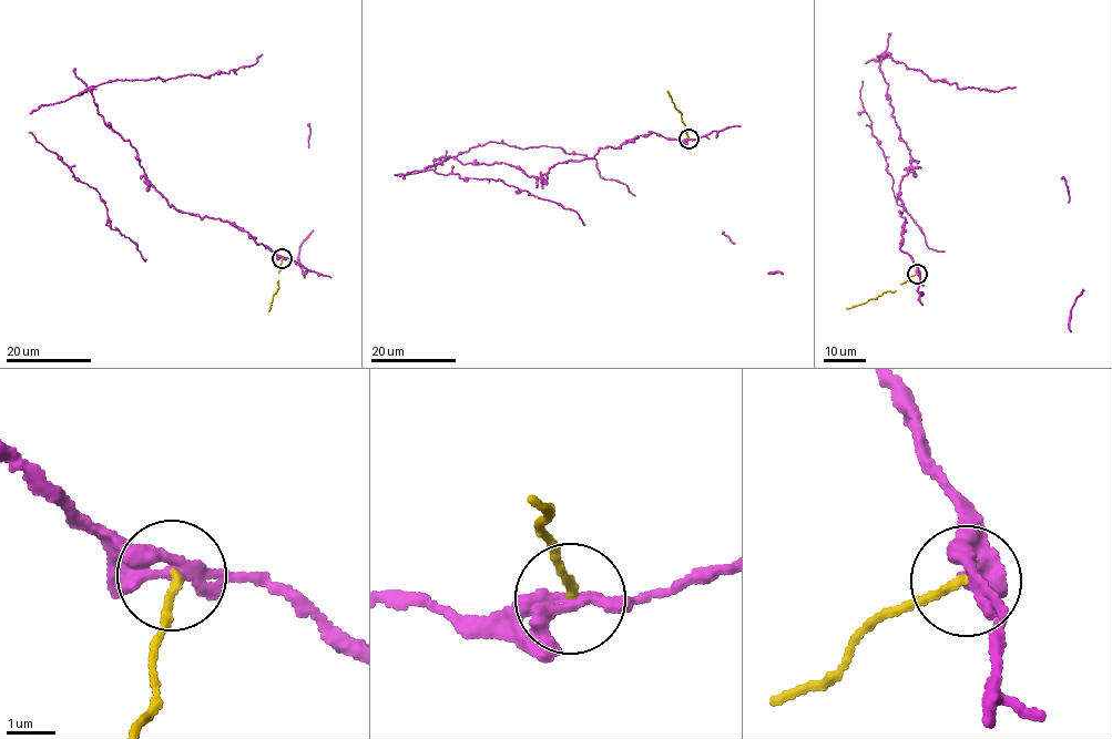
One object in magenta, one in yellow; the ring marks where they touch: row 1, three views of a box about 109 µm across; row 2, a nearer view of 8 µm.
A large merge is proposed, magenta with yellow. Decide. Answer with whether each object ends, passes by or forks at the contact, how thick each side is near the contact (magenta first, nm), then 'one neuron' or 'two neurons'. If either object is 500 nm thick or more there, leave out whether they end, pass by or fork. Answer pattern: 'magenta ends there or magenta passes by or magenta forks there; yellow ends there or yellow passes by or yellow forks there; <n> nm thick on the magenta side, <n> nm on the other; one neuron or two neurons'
magenta passes by; yellow ends there; 320 nm thick on the magenta side, 150 nm on the other; two neurons

